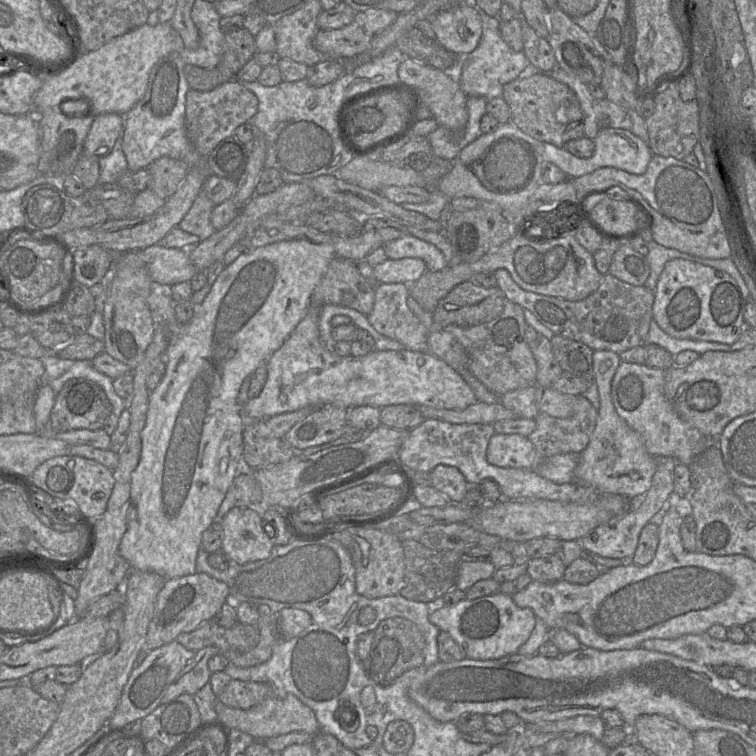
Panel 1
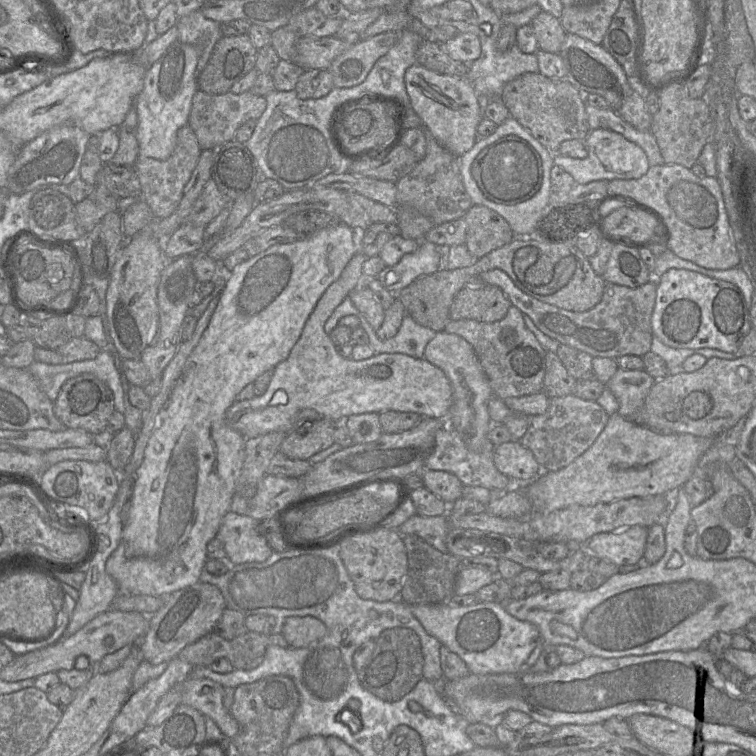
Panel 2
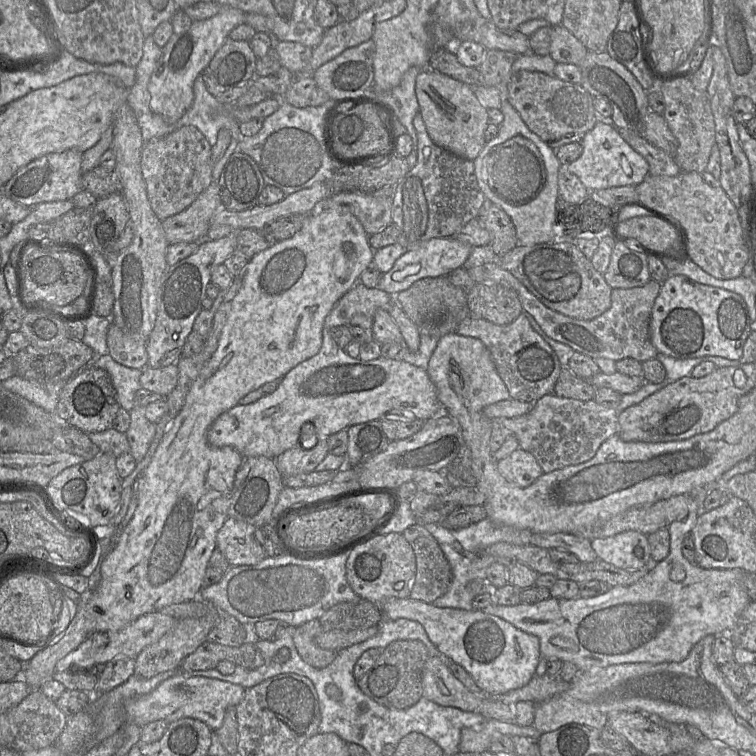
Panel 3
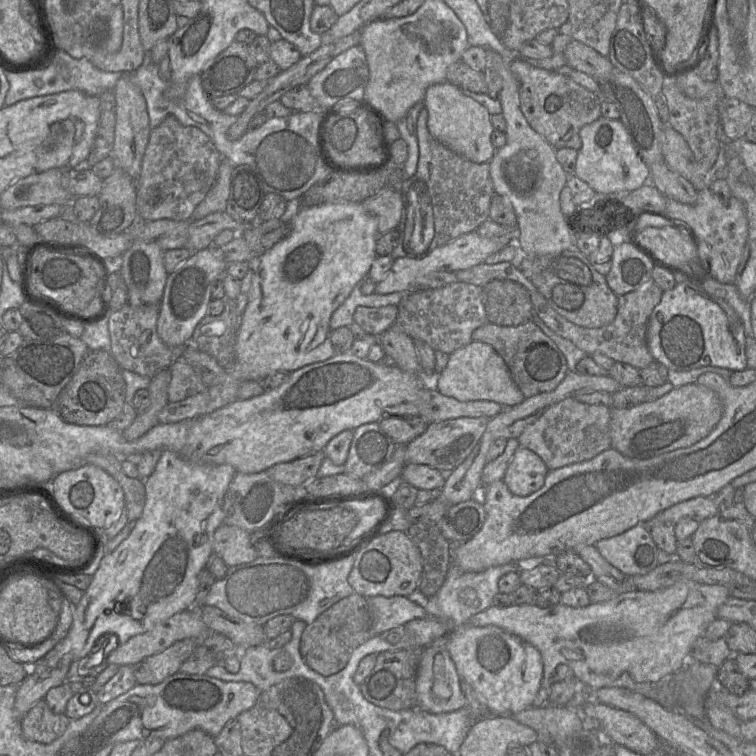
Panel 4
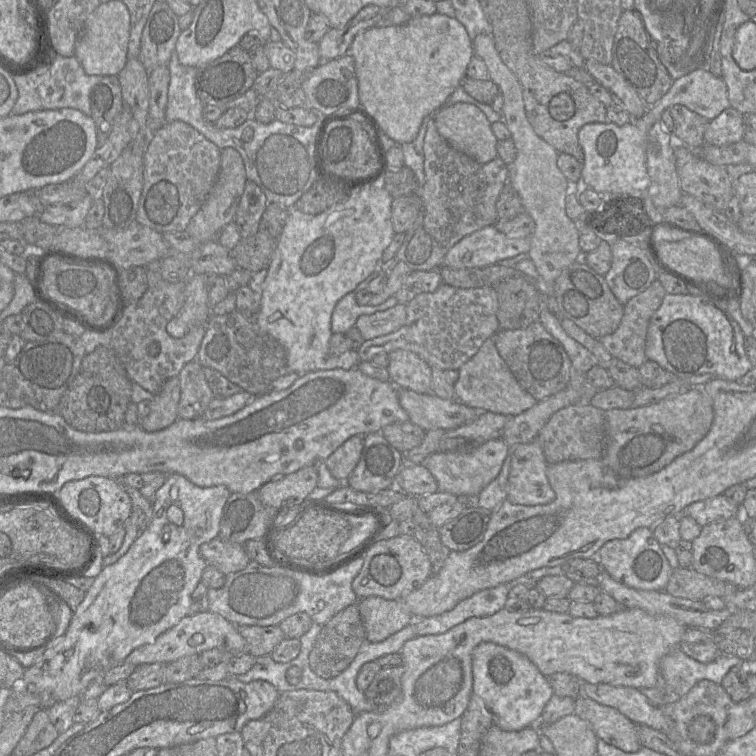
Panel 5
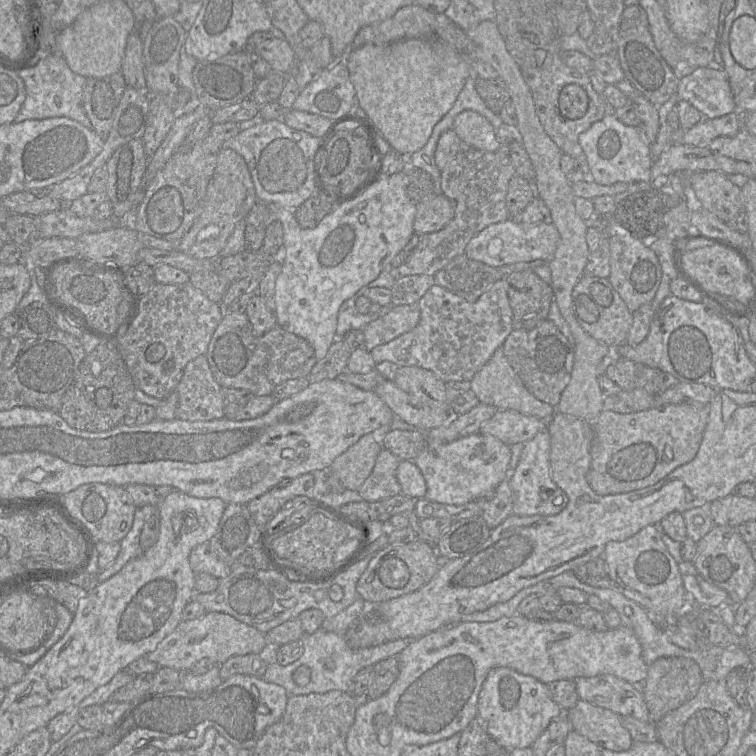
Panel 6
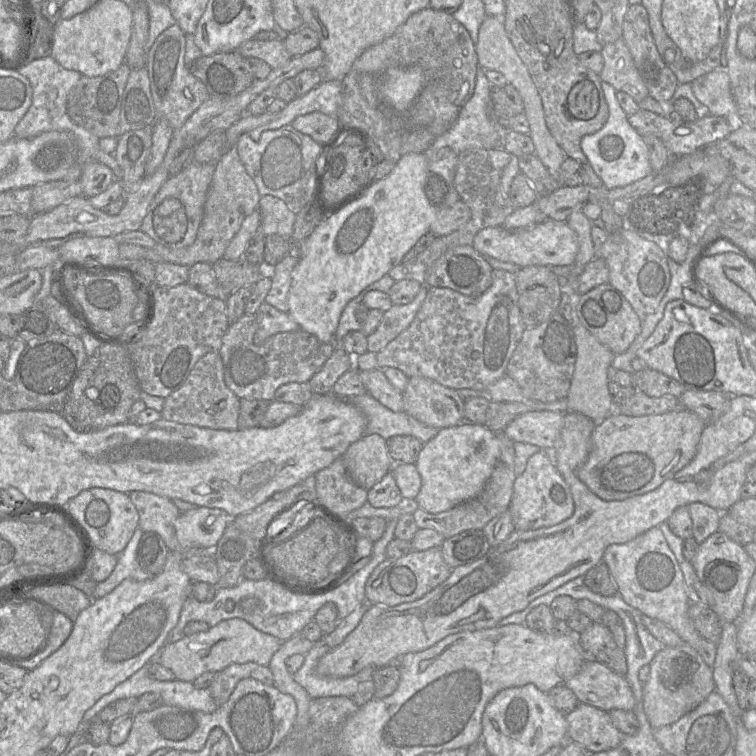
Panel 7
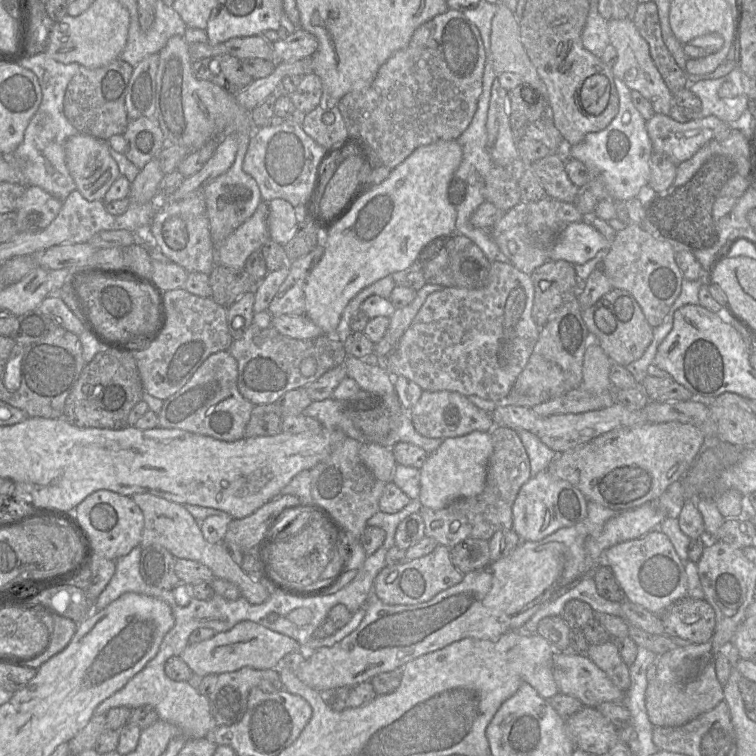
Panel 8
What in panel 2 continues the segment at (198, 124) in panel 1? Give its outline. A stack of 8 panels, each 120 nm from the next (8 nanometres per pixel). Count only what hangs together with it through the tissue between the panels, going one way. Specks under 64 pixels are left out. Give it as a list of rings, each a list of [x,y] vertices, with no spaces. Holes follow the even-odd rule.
[[[196,91],[192,99],[188,125],[194,131],[201,150],[214,149],[234,139],[237,129],[248,120],[258,120],[267,106],[263,96],[257,96],[250,91],[241,94],[227,92],[221,95],[207,94]]]

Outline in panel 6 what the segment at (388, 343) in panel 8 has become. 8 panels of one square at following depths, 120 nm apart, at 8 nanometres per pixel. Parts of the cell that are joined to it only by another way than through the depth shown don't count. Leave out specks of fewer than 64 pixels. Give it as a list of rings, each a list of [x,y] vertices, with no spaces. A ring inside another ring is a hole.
[[[418,302],[396,305],[388,313],[368,323],[362,330],[365,349],[370,351],[378,345],[388,343],[414,329],[420,319]]]

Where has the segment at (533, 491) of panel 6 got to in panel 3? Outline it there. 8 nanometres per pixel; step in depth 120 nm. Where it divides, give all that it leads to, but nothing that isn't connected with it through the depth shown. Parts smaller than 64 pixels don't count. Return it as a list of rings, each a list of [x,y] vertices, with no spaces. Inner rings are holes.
[[[520,447],[497,461],[497,468],[507,481],[521,488],[530,486],[544,473],[536,458]]]

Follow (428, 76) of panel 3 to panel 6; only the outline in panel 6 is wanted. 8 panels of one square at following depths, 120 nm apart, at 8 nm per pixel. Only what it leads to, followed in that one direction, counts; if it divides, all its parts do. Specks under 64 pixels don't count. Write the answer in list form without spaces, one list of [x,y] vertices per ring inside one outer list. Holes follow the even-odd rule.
[[[465,110],[458,114],[452,130],[463,142],[477,149],[489,152],[501,149],[495,134],[496,129],[475,111]]]

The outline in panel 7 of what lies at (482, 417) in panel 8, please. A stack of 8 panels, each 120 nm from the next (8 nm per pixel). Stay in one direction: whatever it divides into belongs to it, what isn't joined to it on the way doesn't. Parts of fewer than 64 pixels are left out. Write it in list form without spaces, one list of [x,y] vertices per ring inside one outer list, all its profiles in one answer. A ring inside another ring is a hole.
[[[409,378],[403,400],[404,412],[425,425],[444,429],[465,421],[464,399],[432,379]]]

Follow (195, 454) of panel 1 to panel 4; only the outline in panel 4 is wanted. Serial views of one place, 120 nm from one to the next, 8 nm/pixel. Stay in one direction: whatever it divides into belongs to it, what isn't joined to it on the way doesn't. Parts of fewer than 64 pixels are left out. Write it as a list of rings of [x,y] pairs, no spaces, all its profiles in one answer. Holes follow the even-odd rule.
[[[339,201],[300,208],[295,215],[289,216],[288,223],[287,236],[251,264],[254,279],[237,333],[236,362],[231,370],[226,370],[224,382],[207,388],[209,401],[206,414],[234,402],[239,385],[244,381],[262,381],[277,372],[292,373],[304,366],[325,361],[337,353],[330,340],[330,318],[355,285],[368,278],[377,257],[377,220],[361,202]],[[162,450],[161,456],[156,464],[153,473],[146,479],[142,479],[146,492],[146,500],[141,517],[134,523],[134,527],[130,535],[126,539],[124,539],[113,552],[105,554],[102,558],[98,570],[92,576],[92,582],[90,586],[86,591],[84,591],[80,602],[74,608],[73,623],[68,634],[44,656],[44,665],[46,667],[52,668],[54,670],[59,670],[60,672],[64,672],[64,674],[68,674],[71,665],[75,661],[81,660],[82,658],[91,654],[94,647],[101,638],[109,635],[115,635],[118,637],[119,644],[124,644],[131,637],[145,633],[153,629],[157,624],[167,620],[174,614],[189,610],[195,606],[195,599],[199,586],[199,574],[204,568],[206,568],[208,559],[213,553],[214,533],[216,529],[220,527],[224,522],[224,497],[236,473],[236,469],[229,464],[197,464],[182,458],[171,450]]]

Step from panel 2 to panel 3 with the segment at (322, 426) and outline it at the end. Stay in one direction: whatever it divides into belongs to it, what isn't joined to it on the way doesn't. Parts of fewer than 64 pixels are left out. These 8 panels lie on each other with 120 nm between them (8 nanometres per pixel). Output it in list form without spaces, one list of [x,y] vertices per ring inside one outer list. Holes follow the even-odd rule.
[[[318,440],[312,448],[296,446],[274,458],[275,464],[283,477],[309,473],[328,454],[327,440]]]

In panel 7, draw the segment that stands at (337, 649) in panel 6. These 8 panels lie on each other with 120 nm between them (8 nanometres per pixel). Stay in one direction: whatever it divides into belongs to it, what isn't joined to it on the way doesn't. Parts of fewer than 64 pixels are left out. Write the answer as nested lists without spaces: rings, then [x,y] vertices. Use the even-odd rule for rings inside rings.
[[[323,638],[314,643],[305,655],[302,667],[292,674],[293,679],[300,684],[312,699],[332,696],[350,697],[356,693],[361,682],[371,679],[376,667],[367,667],[355,675],[348,677],[326,677],[316,673],[316,666],[320,658],[329,648]]]

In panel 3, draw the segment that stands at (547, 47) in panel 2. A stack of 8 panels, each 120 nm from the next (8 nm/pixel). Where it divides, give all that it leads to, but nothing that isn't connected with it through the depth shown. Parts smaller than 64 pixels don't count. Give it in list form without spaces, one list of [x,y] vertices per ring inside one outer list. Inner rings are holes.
[[[563,25],[552,27],[549,56],[557,63],[580,66],[588,49]]]

